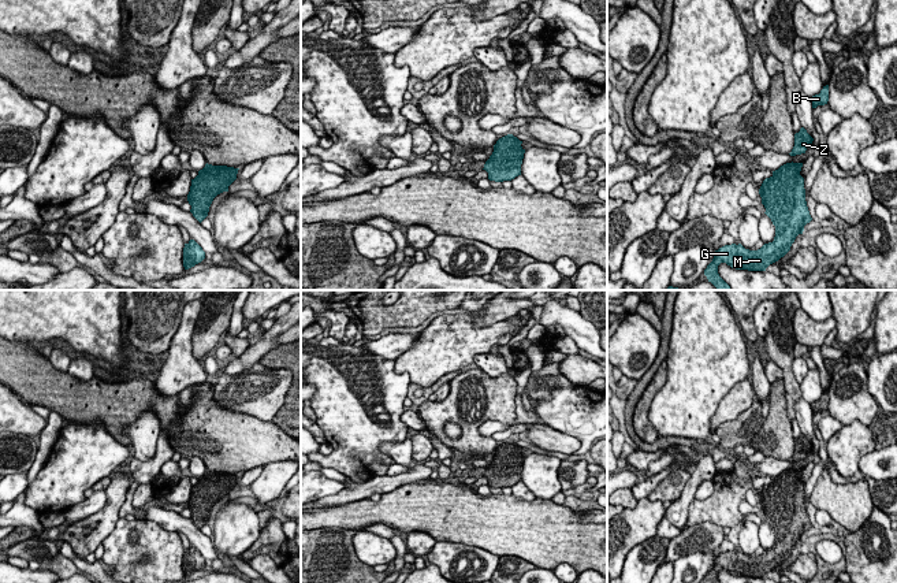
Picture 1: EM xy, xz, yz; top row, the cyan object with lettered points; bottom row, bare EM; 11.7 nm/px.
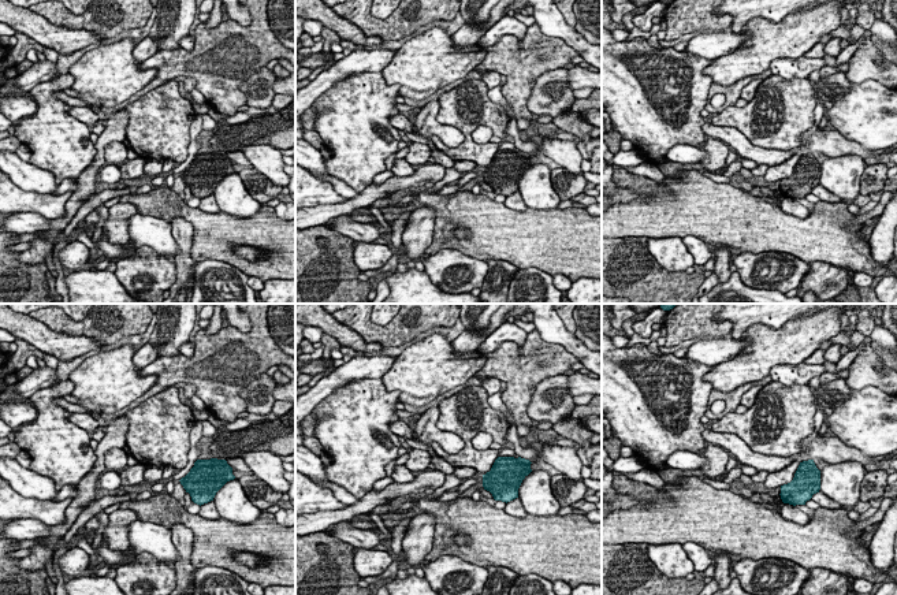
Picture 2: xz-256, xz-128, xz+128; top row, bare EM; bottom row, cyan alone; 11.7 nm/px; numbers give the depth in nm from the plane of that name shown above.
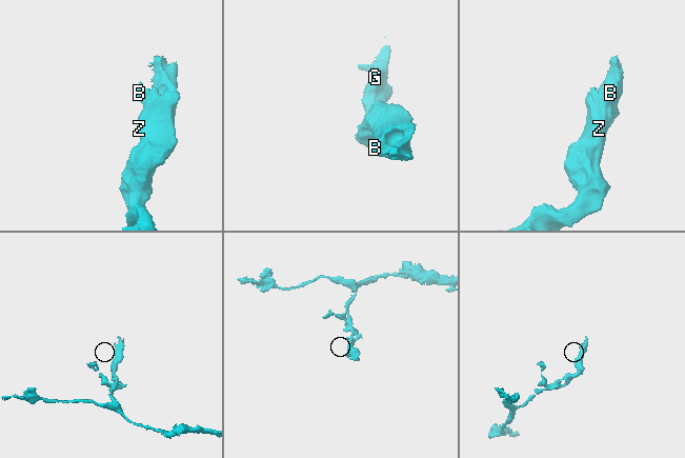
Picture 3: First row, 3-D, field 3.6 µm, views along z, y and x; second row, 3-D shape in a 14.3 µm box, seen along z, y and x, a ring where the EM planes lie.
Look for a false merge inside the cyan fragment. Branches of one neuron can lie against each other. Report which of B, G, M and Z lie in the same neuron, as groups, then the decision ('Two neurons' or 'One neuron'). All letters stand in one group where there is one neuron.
Groups: B G M Z. One neuron

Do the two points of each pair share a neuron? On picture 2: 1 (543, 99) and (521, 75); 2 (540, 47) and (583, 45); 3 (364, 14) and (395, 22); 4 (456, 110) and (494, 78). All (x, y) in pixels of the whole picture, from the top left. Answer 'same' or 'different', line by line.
1: different
2: different
3: same
4: different

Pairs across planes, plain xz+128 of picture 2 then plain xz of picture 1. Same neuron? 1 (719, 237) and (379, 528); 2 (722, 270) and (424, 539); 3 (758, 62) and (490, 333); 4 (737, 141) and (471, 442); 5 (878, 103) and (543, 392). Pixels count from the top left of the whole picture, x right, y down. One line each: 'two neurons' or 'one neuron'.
1: two neurons
2: one neuron
3: one neuron
4: two neurons
5: two neurons

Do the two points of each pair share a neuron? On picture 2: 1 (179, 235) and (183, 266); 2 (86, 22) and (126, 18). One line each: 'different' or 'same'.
1: same
2: same

